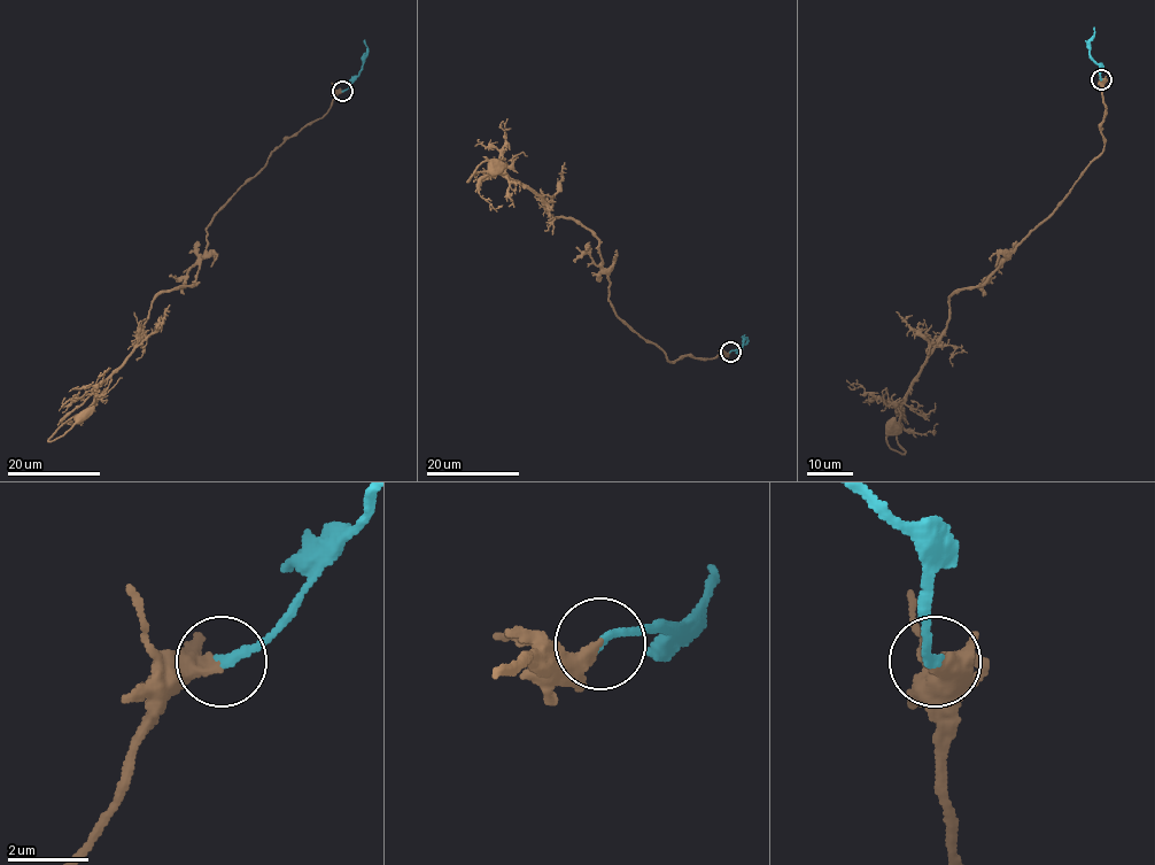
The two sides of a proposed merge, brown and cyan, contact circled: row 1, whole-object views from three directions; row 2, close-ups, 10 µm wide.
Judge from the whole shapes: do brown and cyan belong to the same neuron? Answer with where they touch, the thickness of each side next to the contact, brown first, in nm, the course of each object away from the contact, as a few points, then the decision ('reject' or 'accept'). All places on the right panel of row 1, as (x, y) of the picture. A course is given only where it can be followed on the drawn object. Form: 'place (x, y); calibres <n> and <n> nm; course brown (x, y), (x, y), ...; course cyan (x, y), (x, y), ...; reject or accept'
place (1101, 79); calibres 320 and 200 nm; course brown (1101, 79), (1103, 151), (982, 284), (950, 296), (940, 344), (900, 408), (905, 430), (932, 432); course cyan (1101, 79), (1101, 69), (1090, 53), (1093, 28); accept

